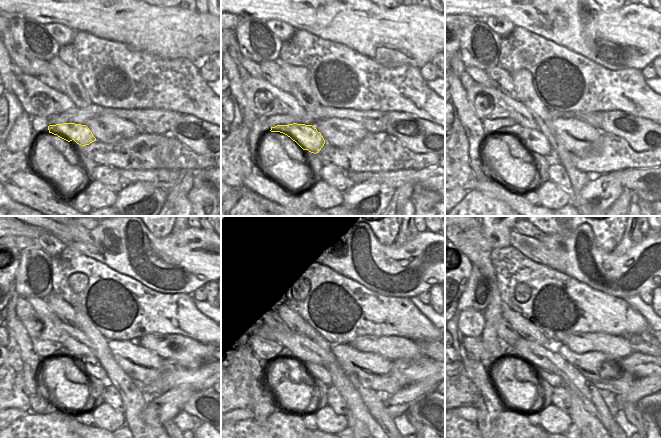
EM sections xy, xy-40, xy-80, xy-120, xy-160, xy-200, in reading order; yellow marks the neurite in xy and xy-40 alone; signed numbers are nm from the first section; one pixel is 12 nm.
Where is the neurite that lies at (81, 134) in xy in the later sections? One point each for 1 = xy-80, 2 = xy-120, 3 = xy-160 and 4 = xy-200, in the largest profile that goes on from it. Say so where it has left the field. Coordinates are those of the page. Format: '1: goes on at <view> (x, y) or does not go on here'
1: goes on at xy-80 (535, 141)
2: goes on at xy-120 (89, 366)
3: goes on at xy-160 (319, 371)
4: goes on at xy-200 (555, 381)

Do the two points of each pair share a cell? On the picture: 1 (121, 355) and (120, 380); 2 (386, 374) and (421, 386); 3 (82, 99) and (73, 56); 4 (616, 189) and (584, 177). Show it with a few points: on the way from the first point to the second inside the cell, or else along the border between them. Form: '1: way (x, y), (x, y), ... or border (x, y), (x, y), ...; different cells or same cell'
1: border (108, 348), (115, 362), (136, 386); different cells
2: border (403, 387), (390, 395); different cells
3: border (57, 55), (77, 71), (80, 83), (86, 90); different cells
4: border (595, 178), (591, 179), (576, 194), (573, 194); different cells

